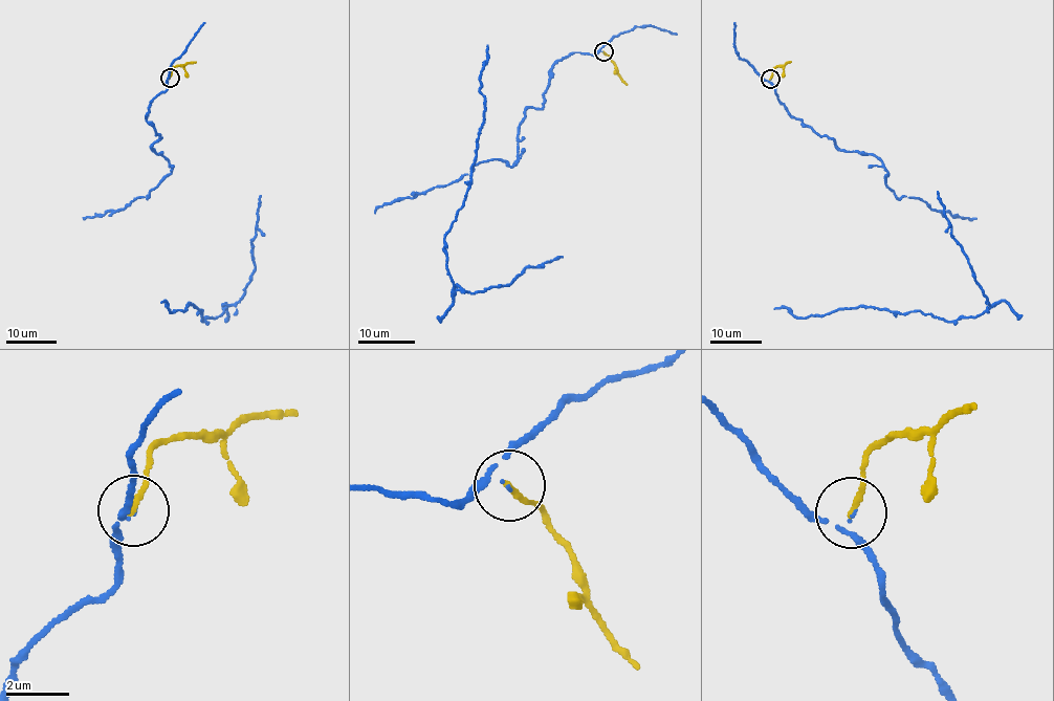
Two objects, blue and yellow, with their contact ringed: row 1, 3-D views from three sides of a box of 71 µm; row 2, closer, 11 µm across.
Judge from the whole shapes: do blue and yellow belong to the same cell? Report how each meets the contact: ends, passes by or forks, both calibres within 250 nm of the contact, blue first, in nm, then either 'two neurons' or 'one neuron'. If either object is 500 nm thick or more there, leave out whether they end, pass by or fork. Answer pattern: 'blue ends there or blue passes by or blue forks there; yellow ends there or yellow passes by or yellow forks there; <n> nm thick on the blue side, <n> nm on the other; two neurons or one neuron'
blue passes by; yellow ends there; 50 nm thick on the blue side, 180 nm on the other; one neuron

